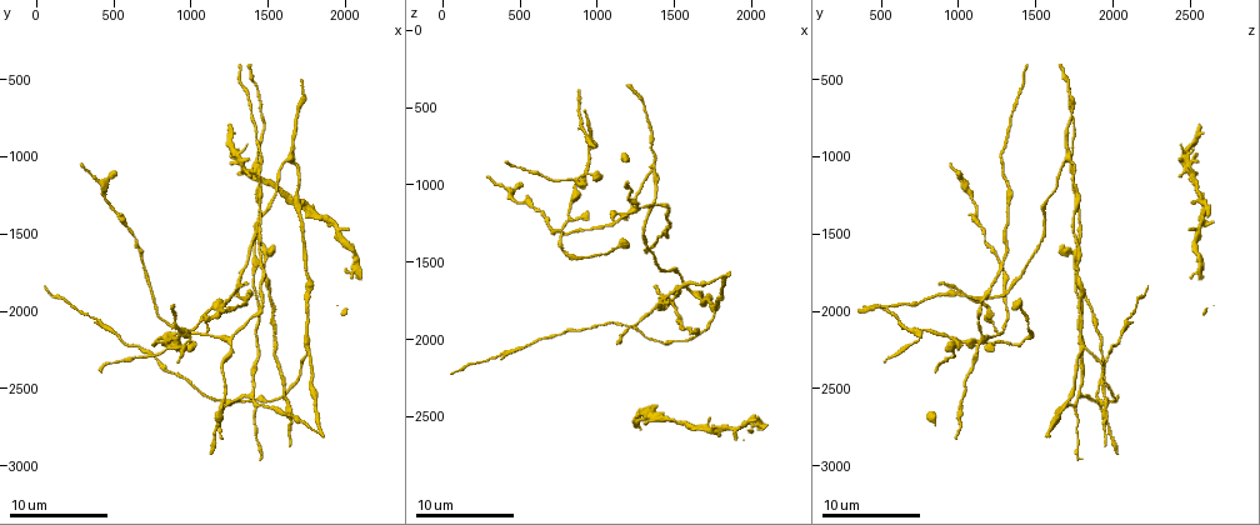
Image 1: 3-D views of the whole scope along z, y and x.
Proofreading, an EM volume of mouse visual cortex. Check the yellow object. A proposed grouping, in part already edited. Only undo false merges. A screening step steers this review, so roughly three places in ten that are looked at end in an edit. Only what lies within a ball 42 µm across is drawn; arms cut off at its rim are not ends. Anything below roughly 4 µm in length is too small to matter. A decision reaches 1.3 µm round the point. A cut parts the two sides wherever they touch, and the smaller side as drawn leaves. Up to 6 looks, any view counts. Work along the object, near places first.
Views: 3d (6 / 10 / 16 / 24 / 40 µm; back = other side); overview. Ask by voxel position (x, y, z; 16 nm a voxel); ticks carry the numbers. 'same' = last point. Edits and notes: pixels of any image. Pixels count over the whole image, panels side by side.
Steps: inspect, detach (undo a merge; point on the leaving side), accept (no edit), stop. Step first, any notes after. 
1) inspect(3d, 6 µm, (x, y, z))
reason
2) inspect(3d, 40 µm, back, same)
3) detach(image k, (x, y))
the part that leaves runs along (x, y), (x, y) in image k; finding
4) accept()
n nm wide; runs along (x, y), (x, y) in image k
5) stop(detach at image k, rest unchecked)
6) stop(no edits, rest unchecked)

inspect(3d, 10 µm, (980, 2140, 740))

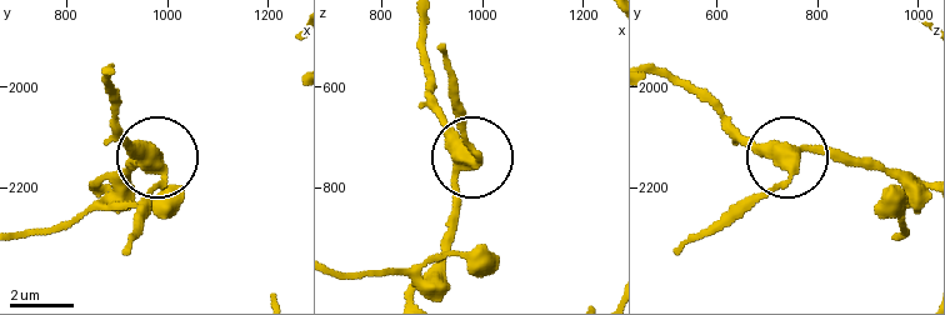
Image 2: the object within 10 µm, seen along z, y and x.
accept()
continuous, no second cell

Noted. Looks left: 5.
inspect(3d, 10 µm, (1080, 2140, 1240))
side arm on a straight run

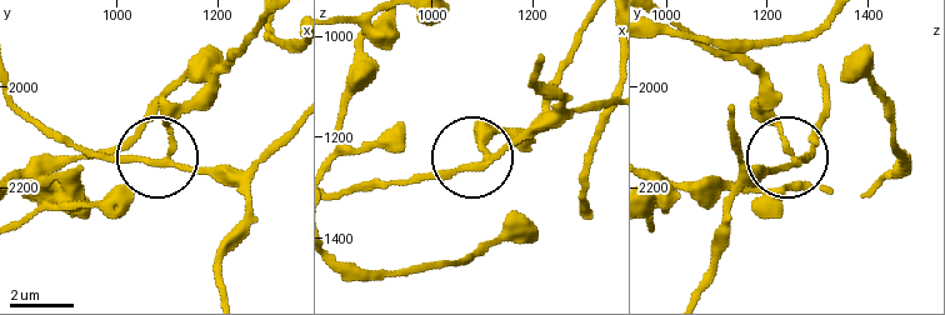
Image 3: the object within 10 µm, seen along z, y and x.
inspect(3d, 10 µm, back, (1105, 2145, 1255))
from behind

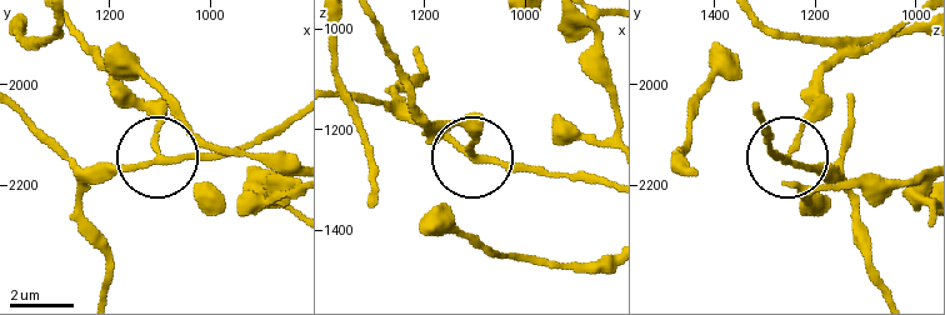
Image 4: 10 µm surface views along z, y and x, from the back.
detach(image 4, (163, 118))
170 nm wide; the part that leaves runs along (156, 158), (154, 120), (65, 21) in image 4; two cells meet here

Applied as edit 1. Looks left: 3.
inspect(overview)

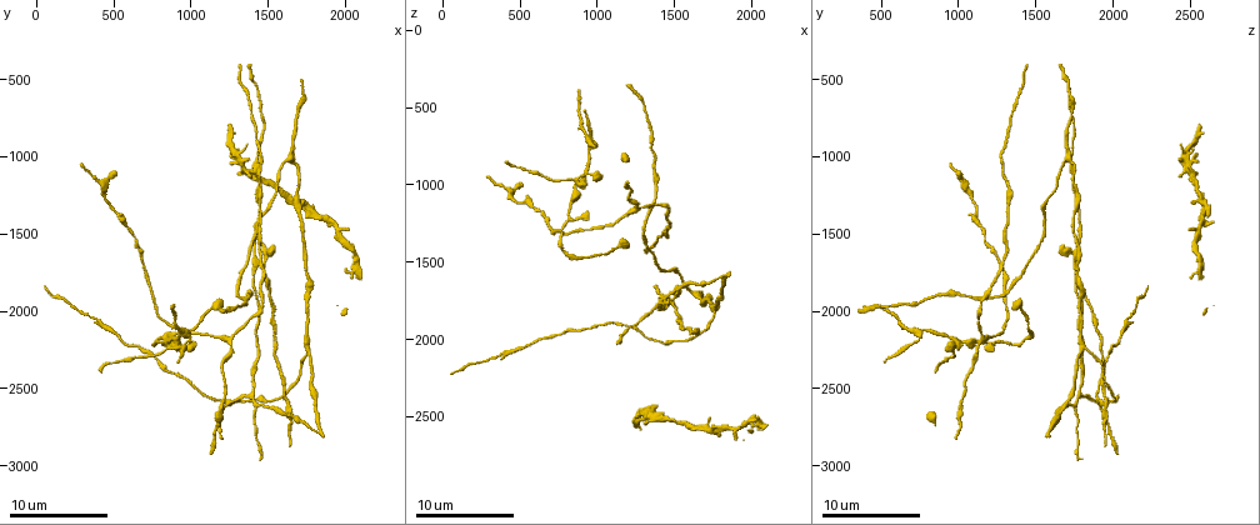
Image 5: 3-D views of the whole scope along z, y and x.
inspect(3d, 10 µm, (1460, 2600, 1720))
a fork

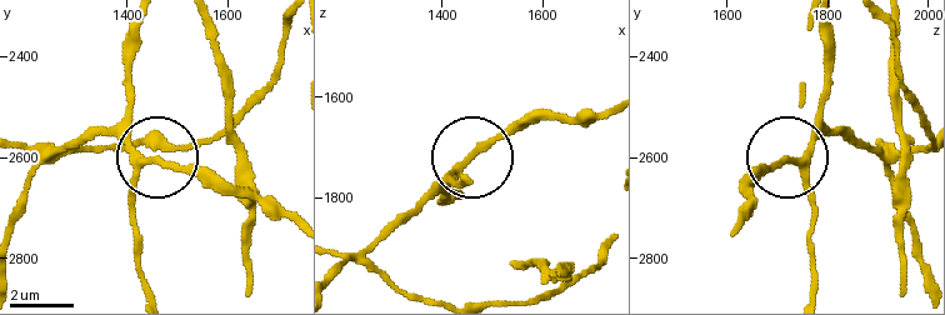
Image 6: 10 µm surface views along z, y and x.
inspect(3d, 6 µm, (1440, 2605, 1735))

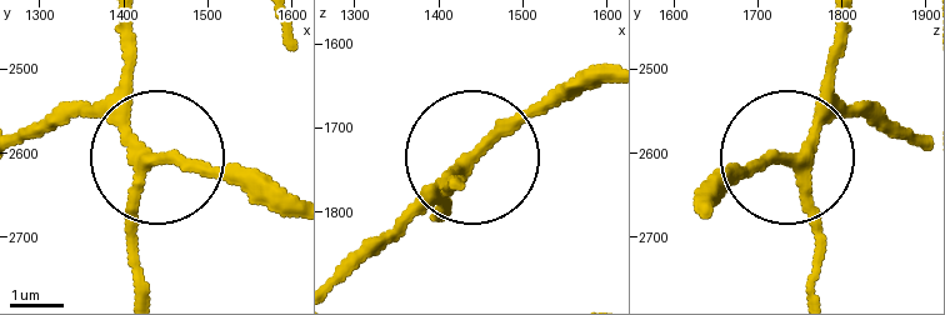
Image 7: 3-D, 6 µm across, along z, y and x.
accept()
3 arms; runs along (293, 220), (163, 161), (131, 220), (131, 269) in image 7; all the same cell

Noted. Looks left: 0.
stop(detach at image 4, rest unchecked)

